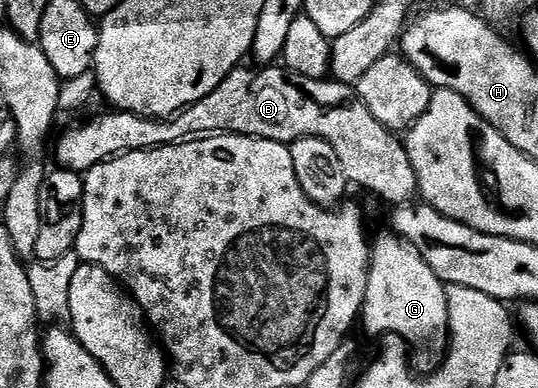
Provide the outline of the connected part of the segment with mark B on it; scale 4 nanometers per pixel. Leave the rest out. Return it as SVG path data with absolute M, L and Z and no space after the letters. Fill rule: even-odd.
M261 67L253 68L254 70L245 68L232 69L227 79L223 79L223 83L219 83L219 87L211 91L211 95L203 95L199 103L188 105L186 109L168 119L108 111L109 113L103 114L102 117L91 118L86 125L77 125L74 129L67 130L57 141L56 164L62 169L69 169L72 173L84 175L91 167L124 153L178 145L180 141L192 141L202 135L234 133L240 137L262 137L287 146L304 137L318 137L331 143L332 149L339 155L350 186L357 188L358 185L369 193L378 193L383 200L390 201L390 206L393 207L412 202L418 196L415 167L411 167L411 159L405 150L404 140L394 130L383 127L383 123L379 123L379 119L375 119L375 115L367 111L363 99L354 86L332 79L324 81L307 79L298 73L290 73L284 67Z

